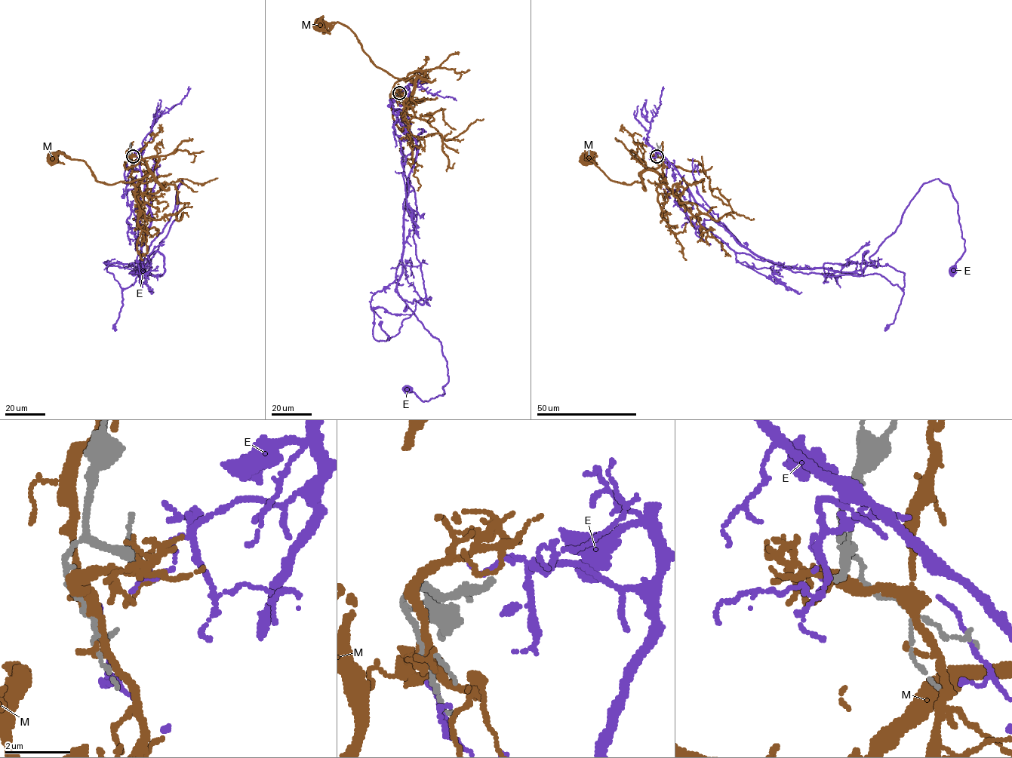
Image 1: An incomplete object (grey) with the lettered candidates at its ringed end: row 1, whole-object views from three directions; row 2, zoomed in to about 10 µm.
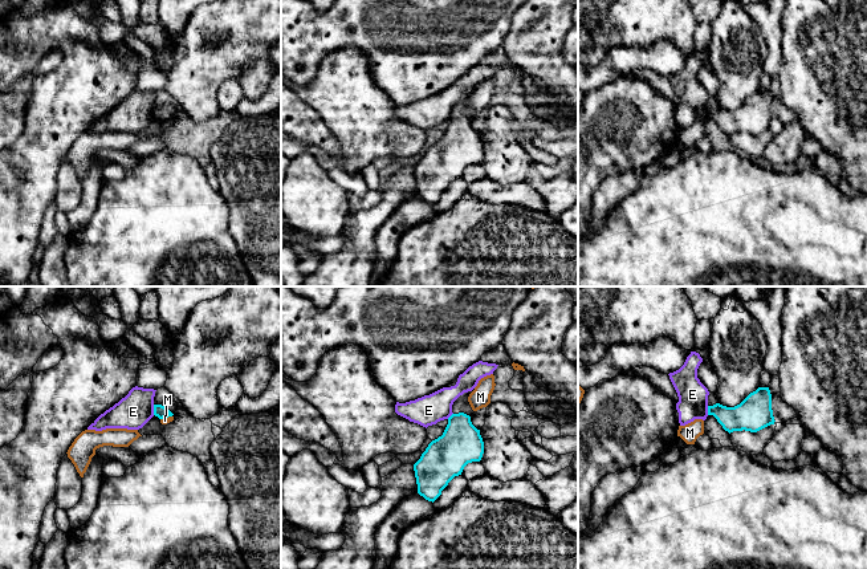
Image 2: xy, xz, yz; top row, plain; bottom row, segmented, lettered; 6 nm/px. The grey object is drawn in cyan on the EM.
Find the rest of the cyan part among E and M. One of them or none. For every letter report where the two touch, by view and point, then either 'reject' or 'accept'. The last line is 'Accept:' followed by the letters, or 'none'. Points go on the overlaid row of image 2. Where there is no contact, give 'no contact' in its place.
E: meets cyan in xy at (154, 410); reject
M: meets cyan in xy at (166, 417); reject
Accept: none

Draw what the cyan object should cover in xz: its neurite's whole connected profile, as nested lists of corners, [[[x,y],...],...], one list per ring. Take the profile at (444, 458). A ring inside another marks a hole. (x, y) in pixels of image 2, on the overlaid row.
[[[464,393],[453,402],[453,414],[443,435],[432,440],[414,464],[418,493],[428,501],[434,503],[468,463],[483,458],[484,442],[480,430],[471,422],[475,412],[468,402],[471,393]]]

